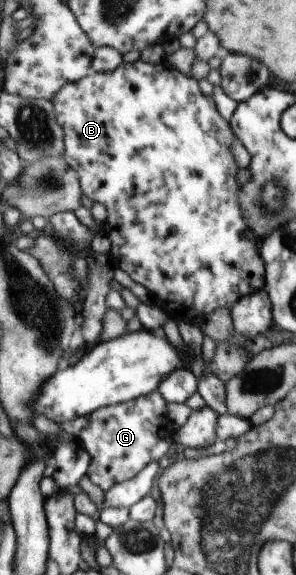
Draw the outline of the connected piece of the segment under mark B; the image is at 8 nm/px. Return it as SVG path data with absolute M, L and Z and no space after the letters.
M139 59L134 61L133 63L125 63L122 62L117 69L114 69L110 72L105 73L95 73L94 71L90 71L87 75L83 76L81 80L74 81L73 84L67 84L53 97L49 100L54 107L54 112L56 113L56 121L59 125L62 126L65 141L65 153L64 153L64 162L73 168L73 171L77 174L78 182L80 188L83 191L83 194L90 200L97 201L102 203L106 207L106 213L108 215L108 219L106 222L106 229L108 231L108 239L110 240L110 251L108 253L109 258L114 263L114 266L119 267L119 269L125 271L129 277L135 281L135 283L139 283L147 289L148 293L153 297L155 302L167 303L167 309L173 309L178 311L178 313L182 314L184 319L191 319L192 321L202 321L205 316L209 315L210 311L213 311L217 308L227 308L229 309L231 305L235 303L235 300L238 300L240 296L249 295L249 293L256 292L258 289L264 287L265 284L265 266L263 265L261 252L257 247L257 240L253 237L250 228L246 225L246 222L243 221L242 210L238 206L238 189L235 182L235 173L238 170L237 165L233 161L231 156L231 152L229 149L229 145L233 139L235 139L232 131L230 130L230 125L228 122L224 121L217 109L215 108L215 104L213 100L210 98L205 98L199 88L197 87L197 81L193 78L183 75L179 73L175 68L169 67L164 62L157 64L148 64L143 60Z

